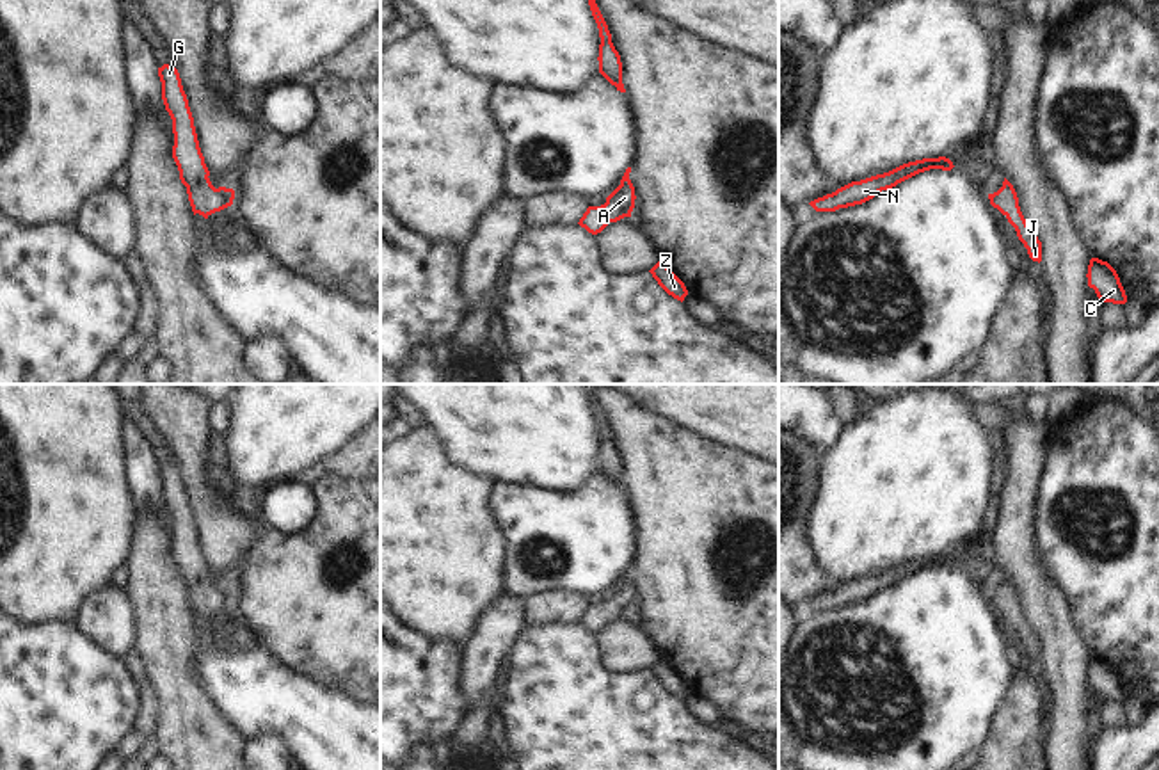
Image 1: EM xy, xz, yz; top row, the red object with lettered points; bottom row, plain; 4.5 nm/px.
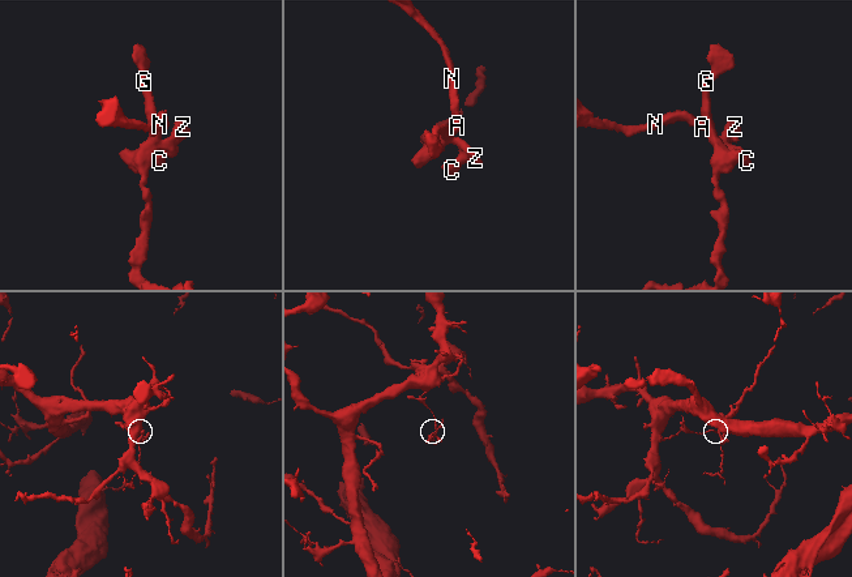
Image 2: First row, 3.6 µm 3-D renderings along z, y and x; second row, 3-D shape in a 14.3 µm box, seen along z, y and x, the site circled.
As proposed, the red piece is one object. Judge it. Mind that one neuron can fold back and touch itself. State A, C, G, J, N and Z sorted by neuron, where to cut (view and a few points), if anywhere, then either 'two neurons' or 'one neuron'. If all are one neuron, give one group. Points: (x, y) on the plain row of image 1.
groups A C G J N Z; cut none; one neuron

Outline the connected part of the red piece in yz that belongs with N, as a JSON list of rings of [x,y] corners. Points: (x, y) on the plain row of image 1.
[[[946,555],[908,560],[889,571],[876,573],[876,574],[871,574],[871,576],[866,576],[860,580],[851,580],[851,582],[837,587],[832,592],[827,592],[823,596],[811,599],[809,603],[816,610],[835,610],[839,606],[862,603],[862,601],[873,598],[878,590],[892,587],[898,582],[919,573],[919,571],[924,571],[930,567],[951,569],[953,565],[955,565],[953,560]]]

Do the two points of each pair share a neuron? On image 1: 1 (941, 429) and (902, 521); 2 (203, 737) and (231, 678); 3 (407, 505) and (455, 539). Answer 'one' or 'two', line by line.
1: one
2: two
3: one

